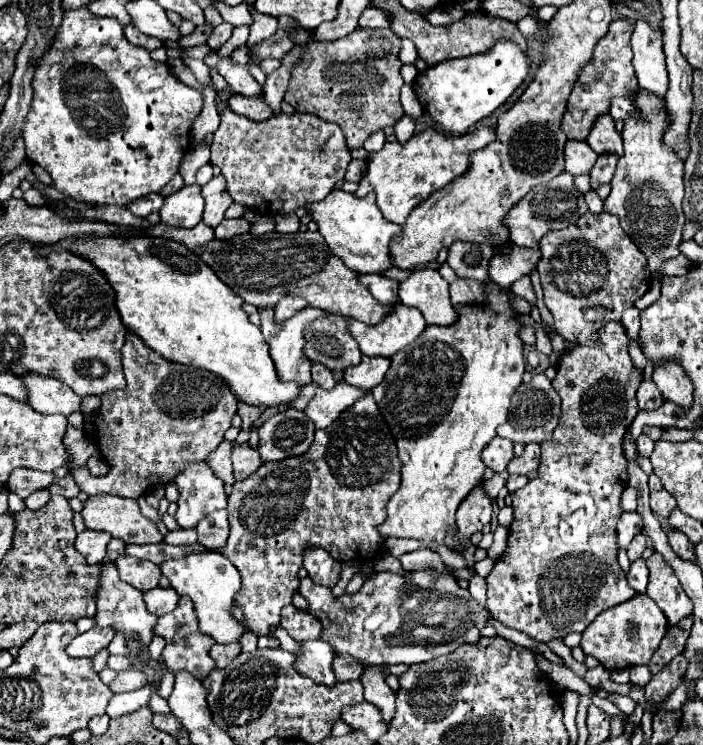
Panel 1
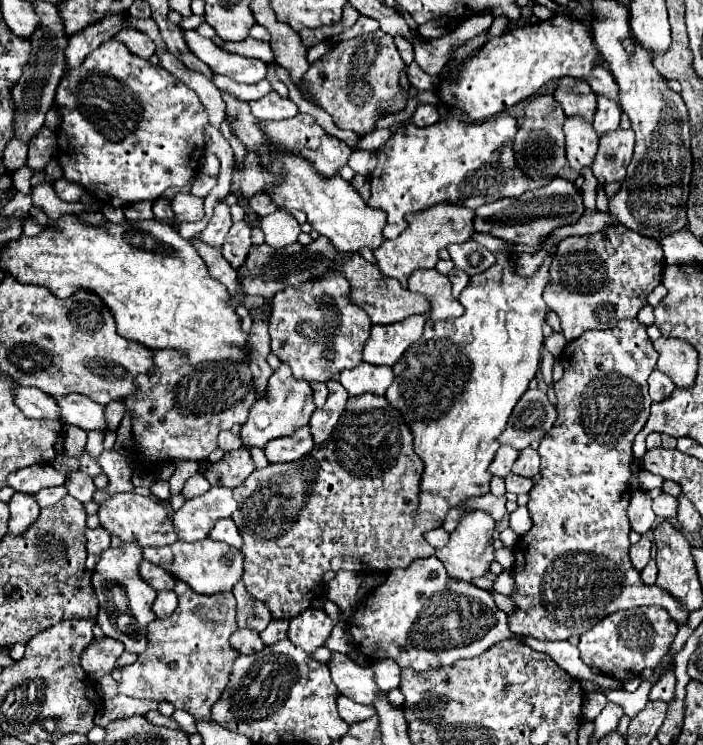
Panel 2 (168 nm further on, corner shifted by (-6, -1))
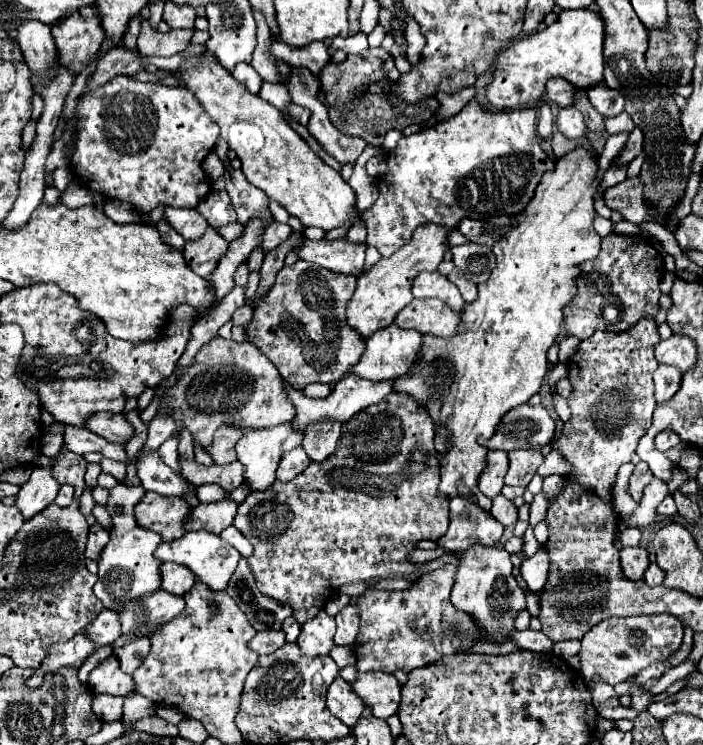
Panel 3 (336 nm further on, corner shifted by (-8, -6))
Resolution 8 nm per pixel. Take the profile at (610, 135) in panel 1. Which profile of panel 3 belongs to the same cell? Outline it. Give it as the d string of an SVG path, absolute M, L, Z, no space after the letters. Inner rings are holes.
M599 82L599 86L591 86L591 90L587 90L587 96L593 108L603 116L617 116L625 104L623 94L619 94L617 90L611 90L605 82Z

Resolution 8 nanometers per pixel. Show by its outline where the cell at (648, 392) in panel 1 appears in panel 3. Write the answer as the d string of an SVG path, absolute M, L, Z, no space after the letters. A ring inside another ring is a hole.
M661 364L655 370L653 380L655 380L655 398L657 398L657 402L665 402L679 390L679 386L681 386L681 372L675 366Z

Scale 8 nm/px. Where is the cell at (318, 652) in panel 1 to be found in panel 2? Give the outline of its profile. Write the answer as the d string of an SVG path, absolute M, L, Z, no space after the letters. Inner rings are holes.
M333 653L331 661L327 663L333 675L333 685L339 689L341 695L359 701L359 703L373 703L379 687L375 685L373 671L359 667L343 653Z

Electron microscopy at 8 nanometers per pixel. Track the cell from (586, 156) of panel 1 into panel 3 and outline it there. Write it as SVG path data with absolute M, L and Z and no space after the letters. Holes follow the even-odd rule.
M573 106L567 110L561 108L555 124L557 124L557 130L563 132L567 138L583 138L587 132L585 122L583 122L583 114Z

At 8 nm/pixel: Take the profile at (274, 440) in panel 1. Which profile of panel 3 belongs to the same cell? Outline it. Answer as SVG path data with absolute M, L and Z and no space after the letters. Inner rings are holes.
M299 446L299 448L283 454L283 458L279 462L279 468L277 468L277 478L283 480L283 482L289 482L297 474L301 474L309 464L311 464L311 460L307 458L305 450Z

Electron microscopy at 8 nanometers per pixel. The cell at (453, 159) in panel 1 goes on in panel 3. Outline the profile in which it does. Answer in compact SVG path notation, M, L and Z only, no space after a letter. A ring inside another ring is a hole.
M475 100L445 122L437 122L417 134L401 138L397 148L387 156L389 172L379 180L379 198L367 208L361 218L367 224L367 244L375 246L383 256L391 256L413 236L413 230L421 224L441 224L455 228L463 218L493 218L503 214L519 214L547 170L555 168L555 160L547 156L537 138L537 110L513 110L513 112L487 112ZM529 162L535 162L535 178L527 178Z

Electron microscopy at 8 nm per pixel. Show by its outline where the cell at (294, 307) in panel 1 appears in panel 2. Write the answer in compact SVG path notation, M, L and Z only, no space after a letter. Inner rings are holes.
M325 275L315 281L309 281L301 287L289 287L279 291L273 297L273 313L269 319L269 335L271 335L271 351L281 359L287 361L293 369L297 379L307 381L327 381L337 379L343 369L353 369L363 361L363 345L369 337L371 321L365 311L349 303L349 283L341 275Z

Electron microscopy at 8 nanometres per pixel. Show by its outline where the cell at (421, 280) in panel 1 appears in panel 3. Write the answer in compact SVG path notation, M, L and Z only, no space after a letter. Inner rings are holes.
M421 272L413 282L413 296L415 298L439 298L453 310L461 310L465 306L457 286L439 272Z

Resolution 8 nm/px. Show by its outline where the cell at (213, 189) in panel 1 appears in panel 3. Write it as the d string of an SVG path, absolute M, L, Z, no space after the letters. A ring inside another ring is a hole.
M207 228L203 238L185 244L183 256L195 274L207 278L215 270L219 258L227 252L227 246L229 244L217 234L215 228Z

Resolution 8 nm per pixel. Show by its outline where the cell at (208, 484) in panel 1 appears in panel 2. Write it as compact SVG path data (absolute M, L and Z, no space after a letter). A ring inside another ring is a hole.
M211 487L207 493L185 501L175 513L173 525L181 541L201 541L217 519L231 517L237 509L237 501L229 487Z

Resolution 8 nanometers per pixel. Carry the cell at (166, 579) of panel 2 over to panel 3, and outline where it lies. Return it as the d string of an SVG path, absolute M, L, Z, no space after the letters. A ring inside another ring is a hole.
M165 562L161 566L161 574L163 574L161 588L171 594L177 594L177 596L183 596L197 582L197 578L195 578L195 574L191 574L191 570L187 570L185 566L173 564L173 562Z

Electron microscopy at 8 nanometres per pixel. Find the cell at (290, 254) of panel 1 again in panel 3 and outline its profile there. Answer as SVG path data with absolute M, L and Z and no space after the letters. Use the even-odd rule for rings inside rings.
M437 298L413 300L397 316L397 326L407 330L417 330L421 334L433 334L441 338L451 338L459 326L459 314Z

